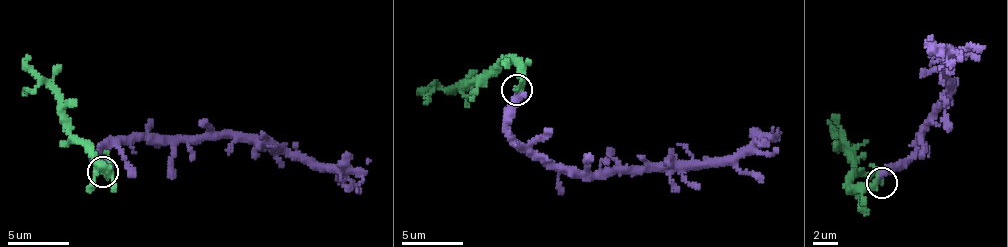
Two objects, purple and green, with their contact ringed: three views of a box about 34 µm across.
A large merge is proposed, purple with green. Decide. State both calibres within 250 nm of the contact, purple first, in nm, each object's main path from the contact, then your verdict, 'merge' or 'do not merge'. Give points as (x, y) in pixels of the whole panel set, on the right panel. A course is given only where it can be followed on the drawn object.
calibres 360 and 150 nm; course purple (882, 183), (919, 147), (947, 95), (950, 64), (945, 67), (956, 50), (944, 53), (940, 69); course green (882, 183), (876, 178), (850, 183), (852, 155), (839, 135), (838, 148), (855, 147); merge

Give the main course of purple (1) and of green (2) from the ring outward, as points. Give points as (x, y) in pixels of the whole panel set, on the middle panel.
1: (517, 90), (509, 132), (514, 140), (554, 167), (578, 173), (731, 161), (777, 137), (773, 127)
2: (517, 90), (520, 86), (517, 66), (504, 62), (476, 78), (474, 85), (442, 89), (434, 84), (424, 103)

